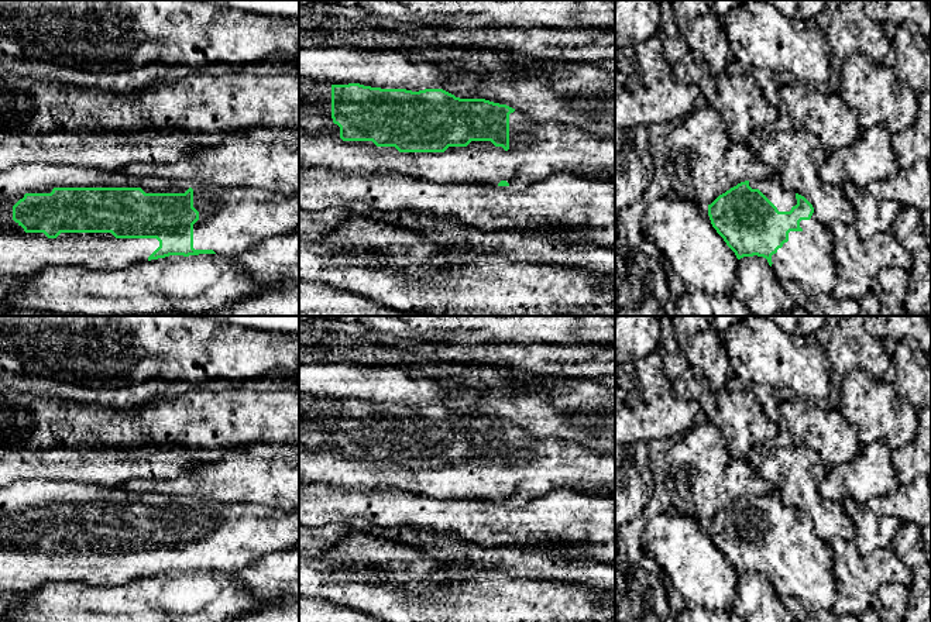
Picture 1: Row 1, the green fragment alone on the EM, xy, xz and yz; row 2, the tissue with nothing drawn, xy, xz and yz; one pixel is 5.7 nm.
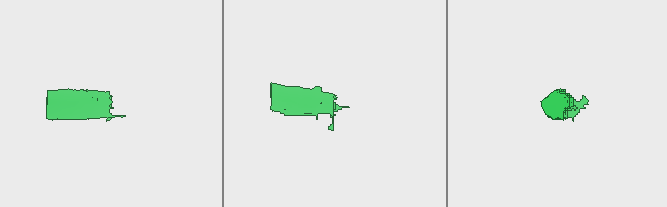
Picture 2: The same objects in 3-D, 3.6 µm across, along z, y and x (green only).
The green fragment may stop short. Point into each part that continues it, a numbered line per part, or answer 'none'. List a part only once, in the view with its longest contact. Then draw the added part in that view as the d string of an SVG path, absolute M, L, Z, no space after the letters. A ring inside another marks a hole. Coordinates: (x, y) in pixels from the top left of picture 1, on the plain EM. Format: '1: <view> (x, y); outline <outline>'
1: xy (232, 536); outline M42 477L18 480L0 487L0 598L31 594L54 583L78 583L90 587L117 587L148 577L159 563L157 554L116 554L111 549L61 549L48 554L44 549L25 549L13 536L13 522L25 509L51 509L54 504L141 504L145 509L185 509L193 505L193 523L199 536L193 540L193 564L213 566L216 571L240 573L255 560L299 544L299 512L288 512L261 504L221 504L207 498L130 492L111 485L75 481L51 481Z

